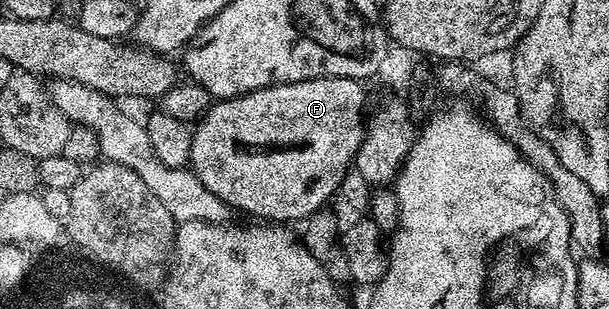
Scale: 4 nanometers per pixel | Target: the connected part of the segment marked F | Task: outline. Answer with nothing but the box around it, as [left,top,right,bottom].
[189,77,368,223]

